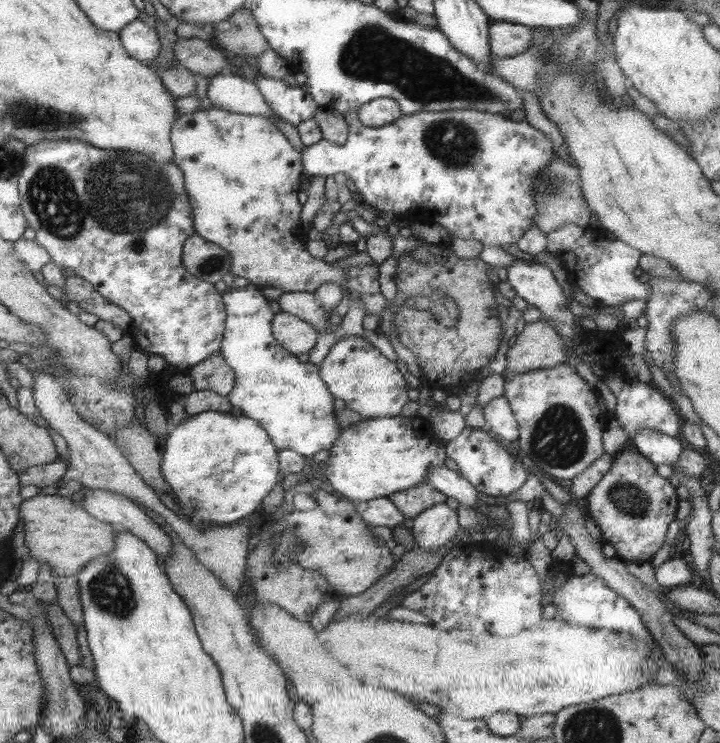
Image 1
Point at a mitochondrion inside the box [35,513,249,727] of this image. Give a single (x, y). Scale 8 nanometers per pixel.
(111, 590)

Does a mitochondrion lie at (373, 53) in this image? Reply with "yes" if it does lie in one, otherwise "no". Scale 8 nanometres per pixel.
yes

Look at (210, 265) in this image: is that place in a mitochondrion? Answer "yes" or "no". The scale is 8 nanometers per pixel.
yes

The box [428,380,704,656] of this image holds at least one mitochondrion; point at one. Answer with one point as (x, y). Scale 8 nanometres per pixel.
(558, 440)

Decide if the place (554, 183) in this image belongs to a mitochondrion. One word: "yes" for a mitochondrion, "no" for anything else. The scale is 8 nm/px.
yes

